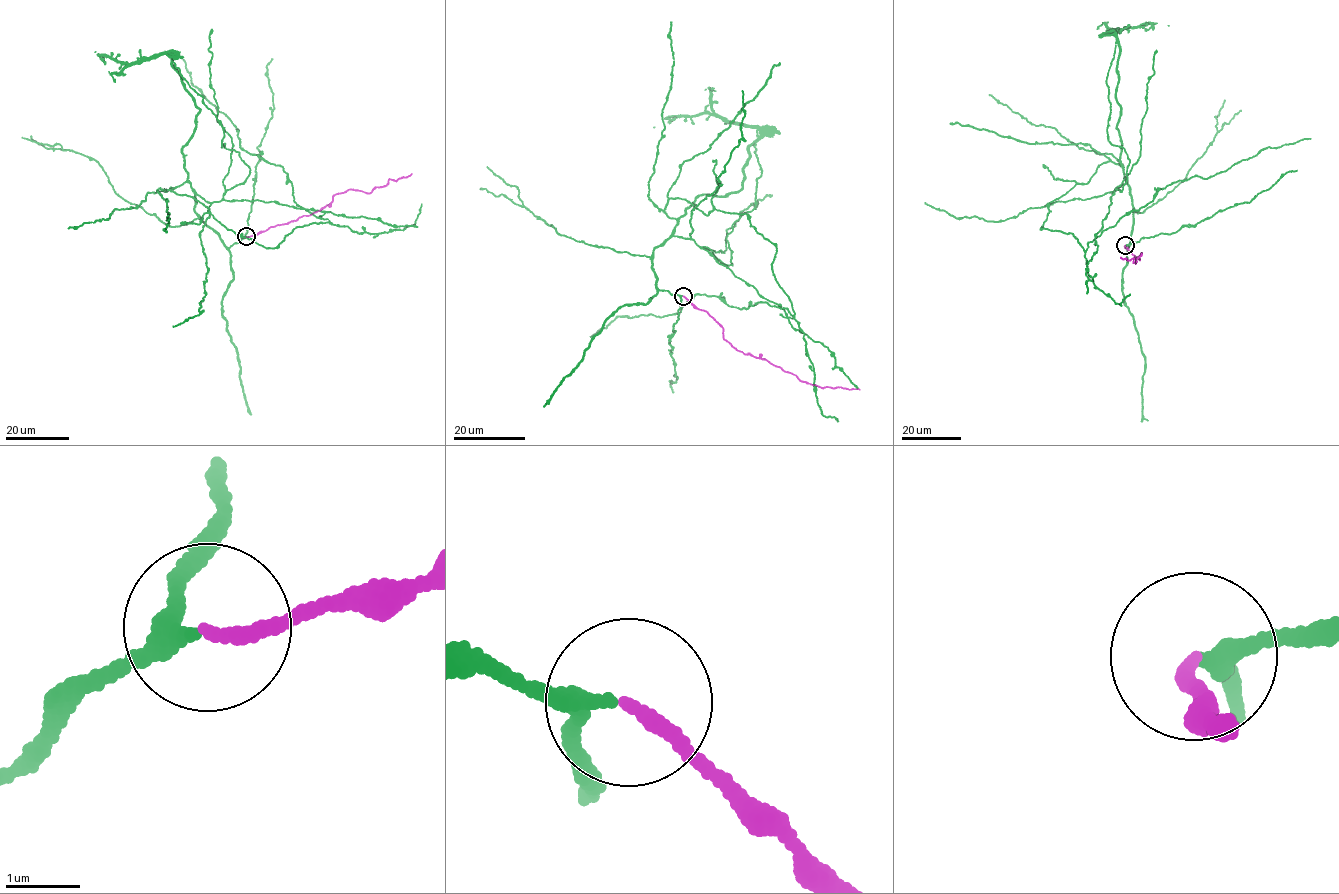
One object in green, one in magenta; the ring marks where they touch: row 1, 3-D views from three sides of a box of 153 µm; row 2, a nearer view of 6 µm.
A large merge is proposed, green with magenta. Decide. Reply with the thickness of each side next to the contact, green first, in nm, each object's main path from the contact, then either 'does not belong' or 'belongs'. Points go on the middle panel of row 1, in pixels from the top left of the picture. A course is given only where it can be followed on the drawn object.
calibres 200 and 180 nm; course green (682, 295), (652, 265), (670, 198), (749, 215), (794, 315), (698, 293), (590, 337); course magenta (683, 296), (711, 316), (723, 328), (724, 339), (739, 351), (764, 359), (800, 380), (817, 386), (860, 389); belongs

